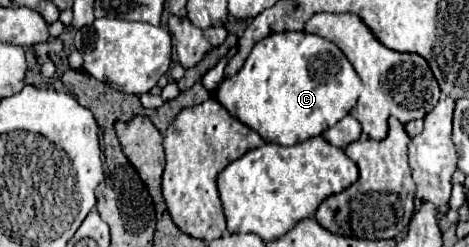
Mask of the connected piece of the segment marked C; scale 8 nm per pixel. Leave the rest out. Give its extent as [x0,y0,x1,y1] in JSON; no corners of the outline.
[215,32,361,146]

